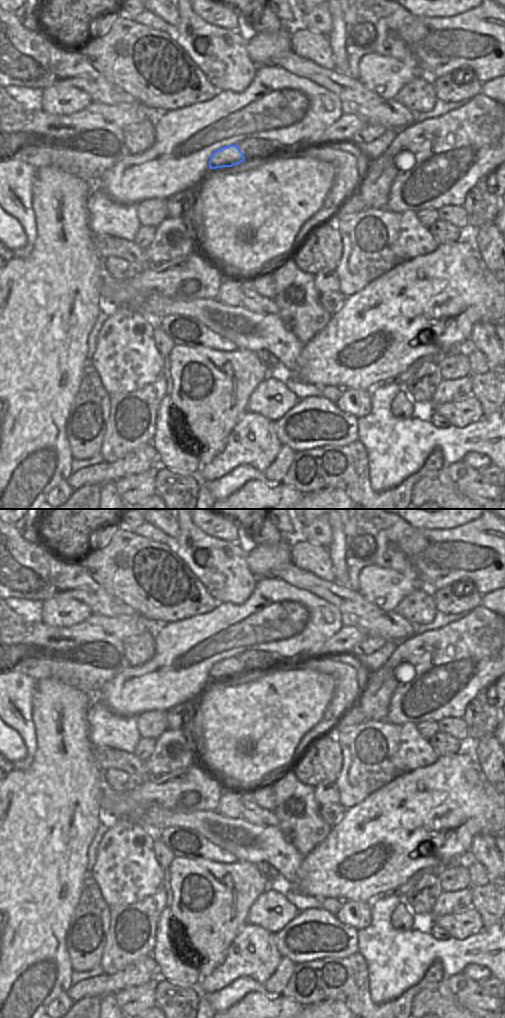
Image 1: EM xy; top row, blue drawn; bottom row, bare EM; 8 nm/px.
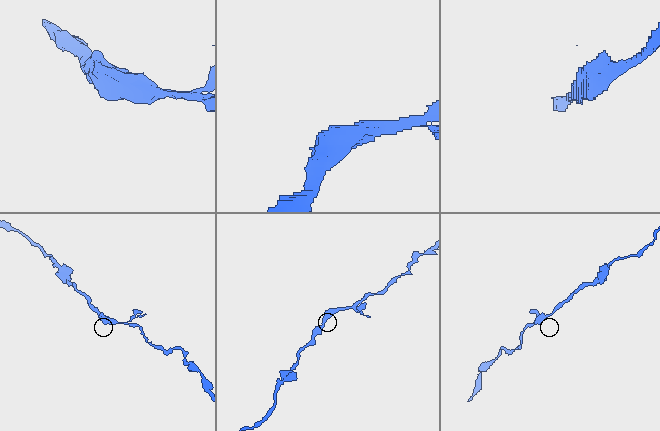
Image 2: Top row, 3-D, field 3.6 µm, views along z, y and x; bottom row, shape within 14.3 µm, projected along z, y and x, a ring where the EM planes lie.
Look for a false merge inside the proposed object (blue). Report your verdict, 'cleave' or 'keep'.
keep

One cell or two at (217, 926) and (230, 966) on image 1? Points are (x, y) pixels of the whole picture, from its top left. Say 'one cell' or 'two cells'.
two cells

